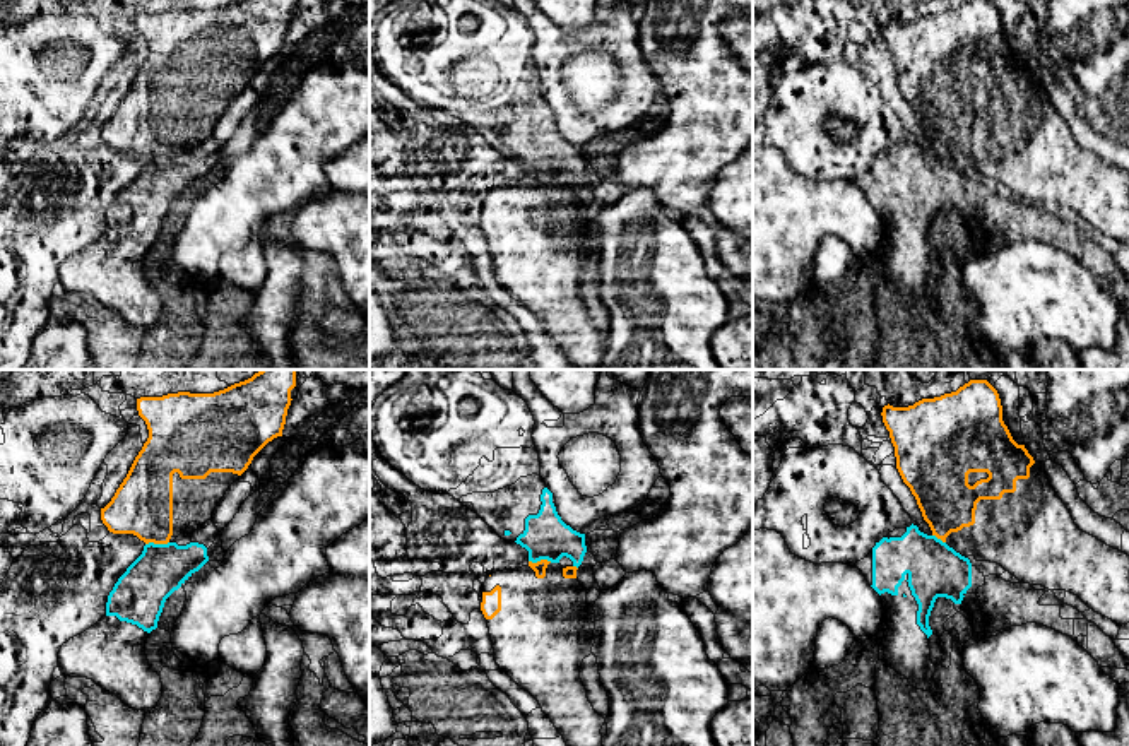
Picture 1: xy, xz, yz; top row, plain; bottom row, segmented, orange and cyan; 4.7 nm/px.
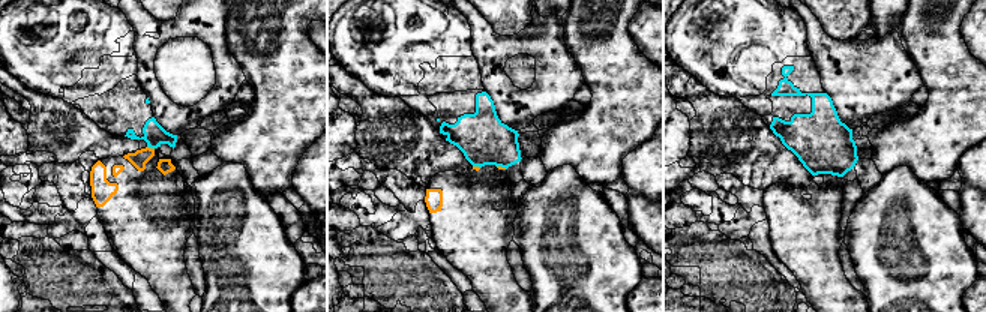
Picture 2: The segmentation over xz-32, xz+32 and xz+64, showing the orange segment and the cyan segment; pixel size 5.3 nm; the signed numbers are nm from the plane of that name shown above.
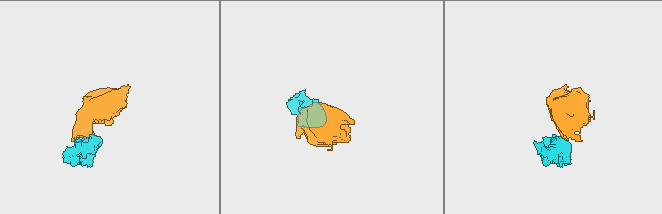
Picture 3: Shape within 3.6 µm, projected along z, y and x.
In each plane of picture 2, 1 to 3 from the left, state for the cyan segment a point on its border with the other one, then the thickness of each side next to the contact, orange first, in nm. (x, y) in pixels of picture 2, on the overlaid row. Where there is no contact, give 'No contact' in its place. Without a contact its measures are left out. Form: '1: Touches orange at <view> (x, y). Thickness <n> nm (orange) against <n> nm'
1: Touches orange at xz-32 (149, 147). Thickness 90 nm (orange) against 120 nm
2: Touches orange at xz+32 (500, 167). Thickness 20 nm (orange) against 260 nm
3: No contact

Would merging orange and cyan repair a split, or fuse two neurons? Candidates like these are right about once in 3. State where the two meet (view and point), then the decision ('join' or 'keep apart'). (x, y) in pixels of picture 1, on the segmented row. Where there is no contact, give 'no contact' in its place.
contact xy (156, 543); keep apart

